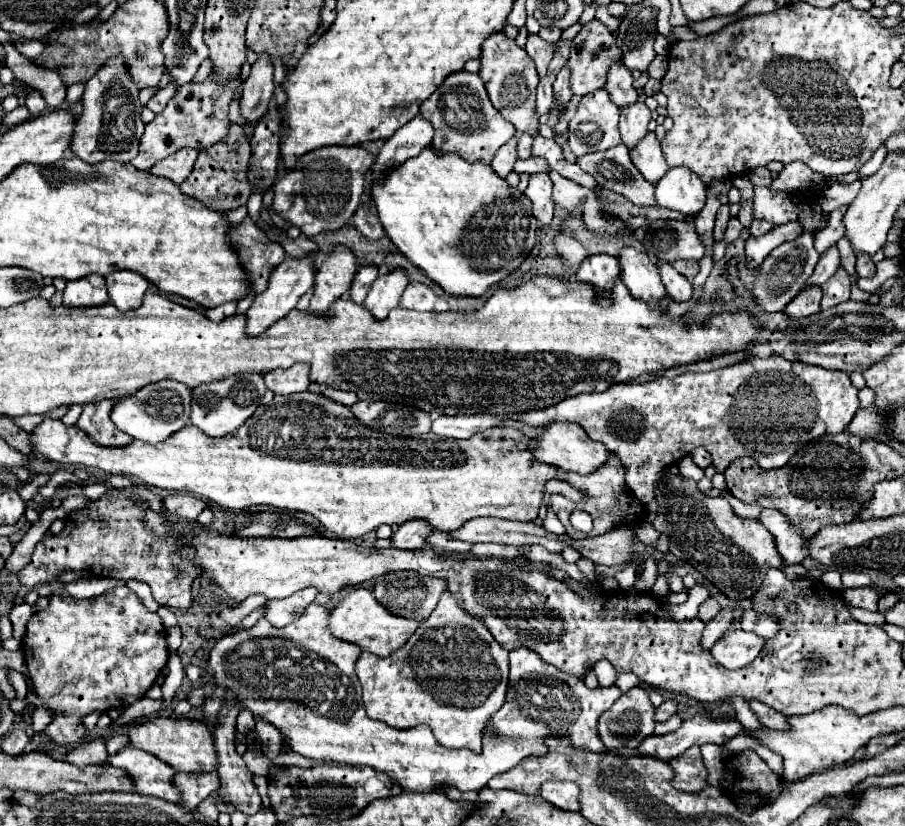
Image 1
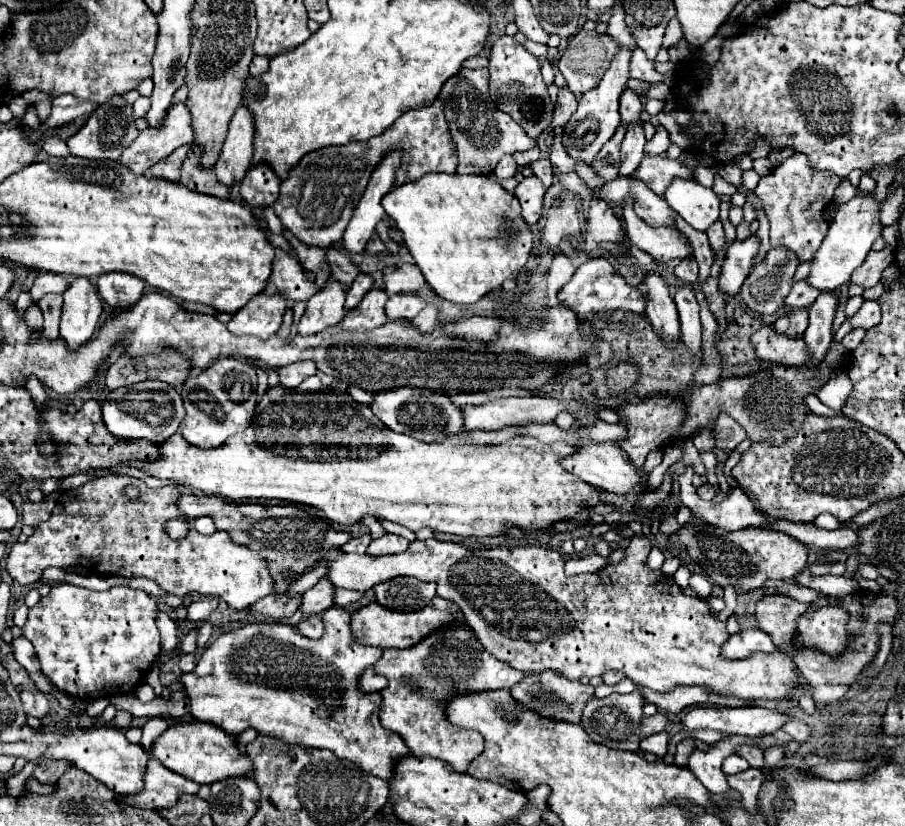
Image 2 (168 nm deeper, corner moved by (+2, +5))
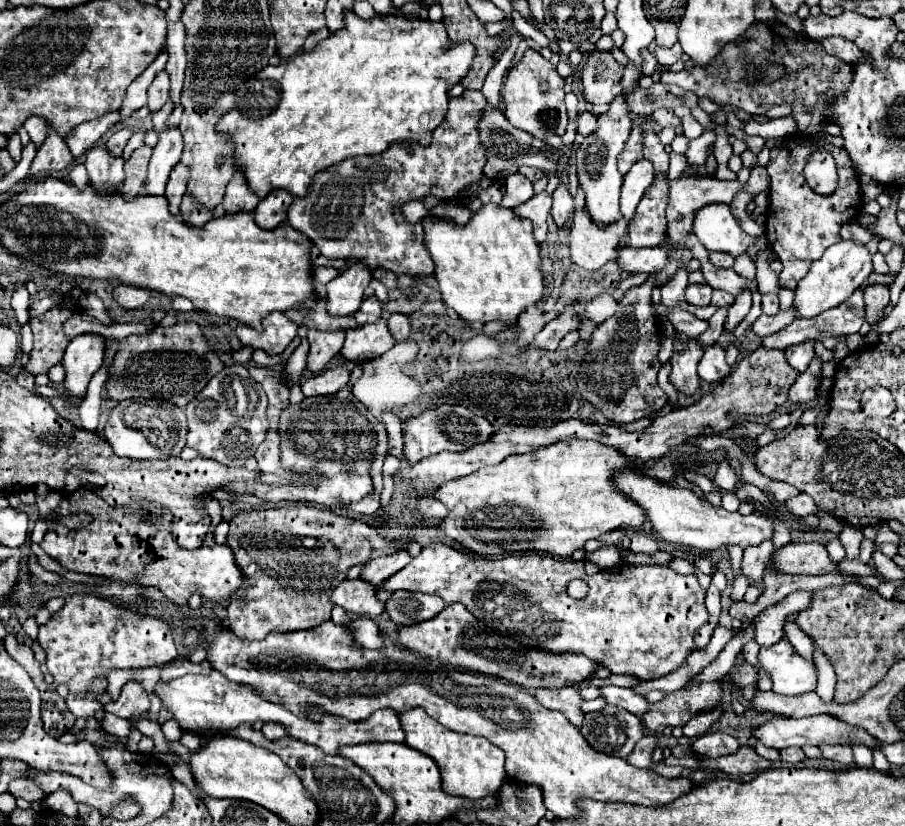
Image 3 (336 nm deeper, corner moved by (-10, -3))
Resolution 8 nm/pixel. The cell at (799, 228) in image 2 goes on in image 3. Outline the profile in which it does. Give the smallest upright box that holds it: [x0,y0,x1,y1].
[766,137,862,289]

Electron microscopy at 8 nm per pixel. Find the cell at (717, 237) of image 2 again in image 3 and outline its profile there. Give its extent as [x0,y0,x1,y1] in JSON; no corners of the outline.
[710,253,734,269]

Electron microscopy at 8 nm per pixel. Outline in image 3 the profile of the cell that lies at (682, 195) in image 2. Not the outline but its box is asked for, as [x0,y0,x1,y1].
[694,203,756,257]

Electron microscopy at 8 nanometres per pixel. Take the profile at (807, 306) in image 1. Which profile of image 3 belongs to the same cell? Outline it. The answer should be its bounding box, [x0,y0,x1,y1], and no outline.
[784,341,814,373]

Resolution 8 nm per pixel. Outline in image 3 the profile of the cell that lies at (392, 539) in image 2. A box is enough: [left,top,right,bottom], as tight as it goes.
[360,551,412,585]

